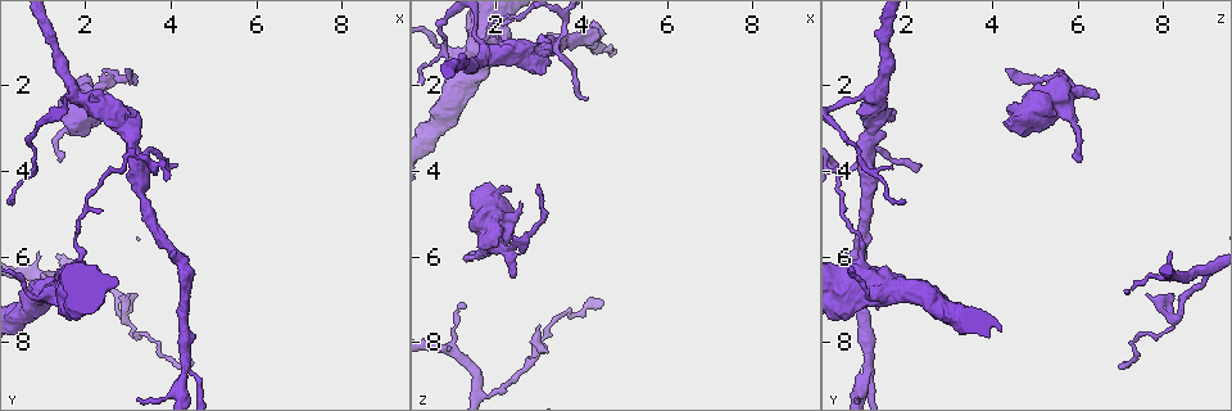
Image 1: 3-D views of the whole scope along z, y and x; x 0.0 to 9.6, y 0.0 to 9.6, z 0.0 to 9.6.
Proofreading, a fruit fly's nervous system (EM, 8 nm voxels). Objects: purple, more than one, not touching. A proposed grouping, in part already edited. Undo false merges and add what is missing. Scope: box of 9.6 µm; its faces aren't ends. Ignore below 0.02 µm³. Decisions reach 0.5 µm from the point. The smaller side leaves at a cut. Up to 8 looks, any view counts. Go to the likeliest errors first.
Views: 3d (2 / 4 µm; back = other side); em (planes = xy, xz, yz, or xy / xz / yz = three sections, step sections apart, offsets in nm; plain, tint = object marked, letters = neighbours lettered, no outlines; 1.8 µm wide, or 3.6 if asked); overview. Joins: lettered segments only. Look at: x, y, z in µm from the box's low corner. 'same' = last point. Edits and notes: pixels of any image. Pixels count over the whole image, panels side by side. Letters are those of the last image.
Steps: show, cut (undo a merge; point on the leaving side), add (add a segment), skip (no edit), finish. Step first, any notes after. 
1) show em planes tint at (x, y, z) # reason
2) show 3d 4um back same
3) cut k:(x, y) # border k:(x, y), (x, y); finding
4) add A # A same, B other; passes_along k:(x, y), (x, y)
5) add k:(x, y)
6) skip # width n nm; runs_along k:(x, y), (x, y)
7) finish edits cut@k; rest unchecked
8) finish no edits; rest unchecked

show em planes letters at (4.25, 8.60, 1.05) # thick turns thin

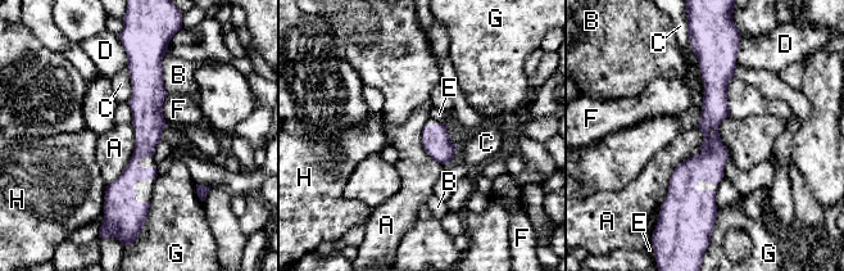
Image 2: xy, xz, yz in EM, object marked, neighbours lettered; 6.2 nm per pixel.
skip # width 170 nm; longest_contact A 380 nm; A other, B other, C other, D other, E other, F other, G other, H other; all the same neuron

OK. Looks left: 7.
show 3d 2um at (3.30, 3.75, 1.00) # branch point

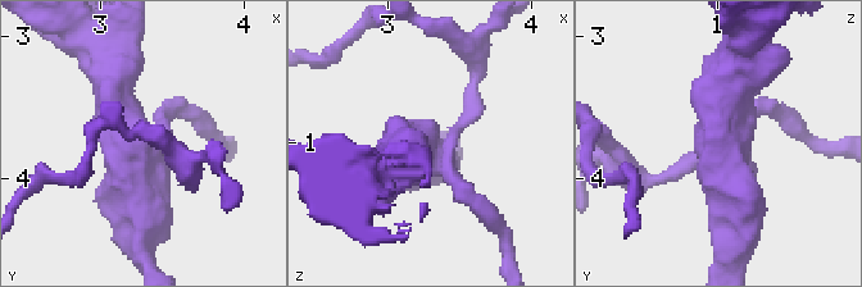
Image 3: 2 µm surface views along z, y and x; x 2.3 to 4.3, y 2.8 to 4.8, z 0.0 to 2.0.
show em xy step 16 letters at (3.30, 3.76, 1.02)

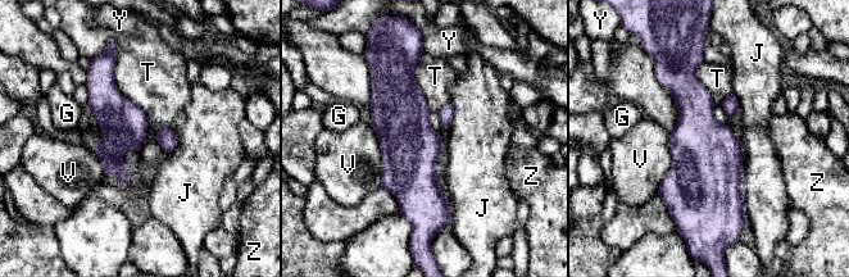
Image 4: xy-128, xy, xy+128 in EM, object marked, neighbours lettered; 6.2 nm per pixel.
show em planes letters same # another direction

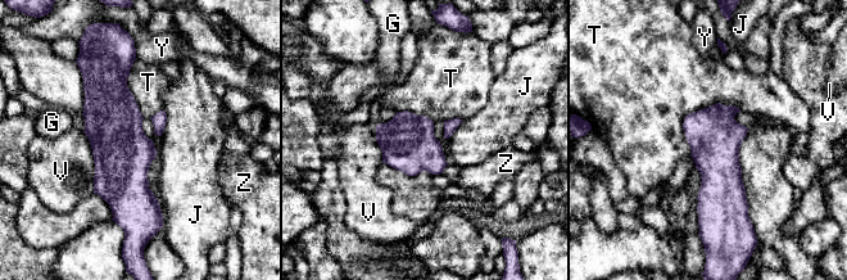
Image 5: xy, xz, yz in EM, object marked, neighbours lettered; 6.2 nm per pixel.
skip # G other, J other, T other, V other, Y other, Z other; border 5:(741, 109), (691, 112), (689, 156); all the same neuron

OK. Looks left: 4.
show 3d 4um at (1.80, 2.20, 1.20) # calibre changes

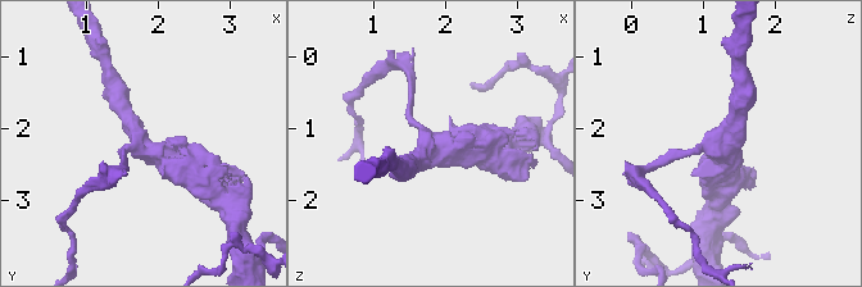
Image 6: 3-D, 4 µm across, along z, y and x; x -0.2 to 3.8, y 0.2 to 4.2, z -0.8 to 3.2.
show em planes letters at (1.80, 2.25, 1.20) # arms 3

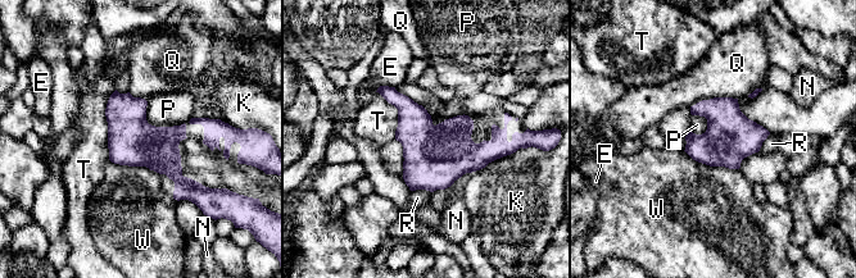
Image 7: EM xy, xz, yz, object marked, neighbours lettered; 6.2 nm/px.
skip # E other, K other, N other, P other, Q other, R other, T other, W other; border 7:(146, 101), (149, 123), (184, 123); continuous, no second neuron

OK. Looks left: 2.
finish no edits; rest unchecked

